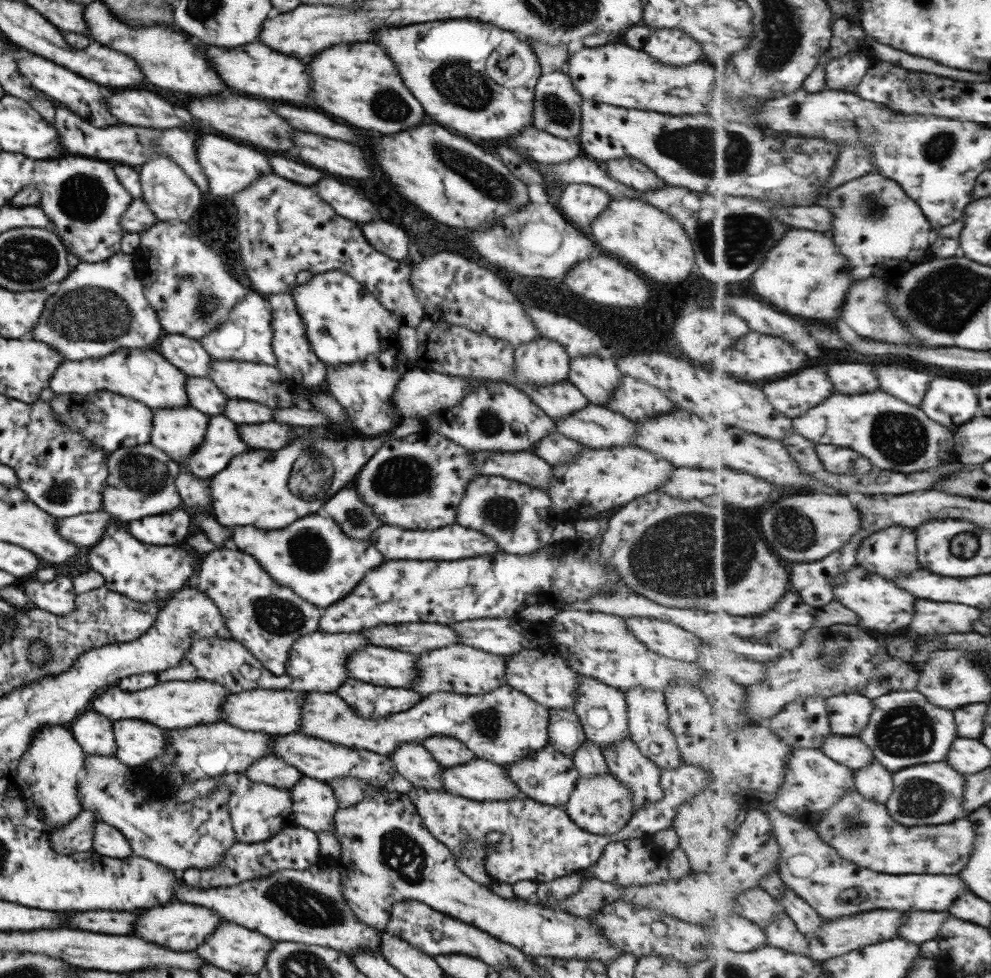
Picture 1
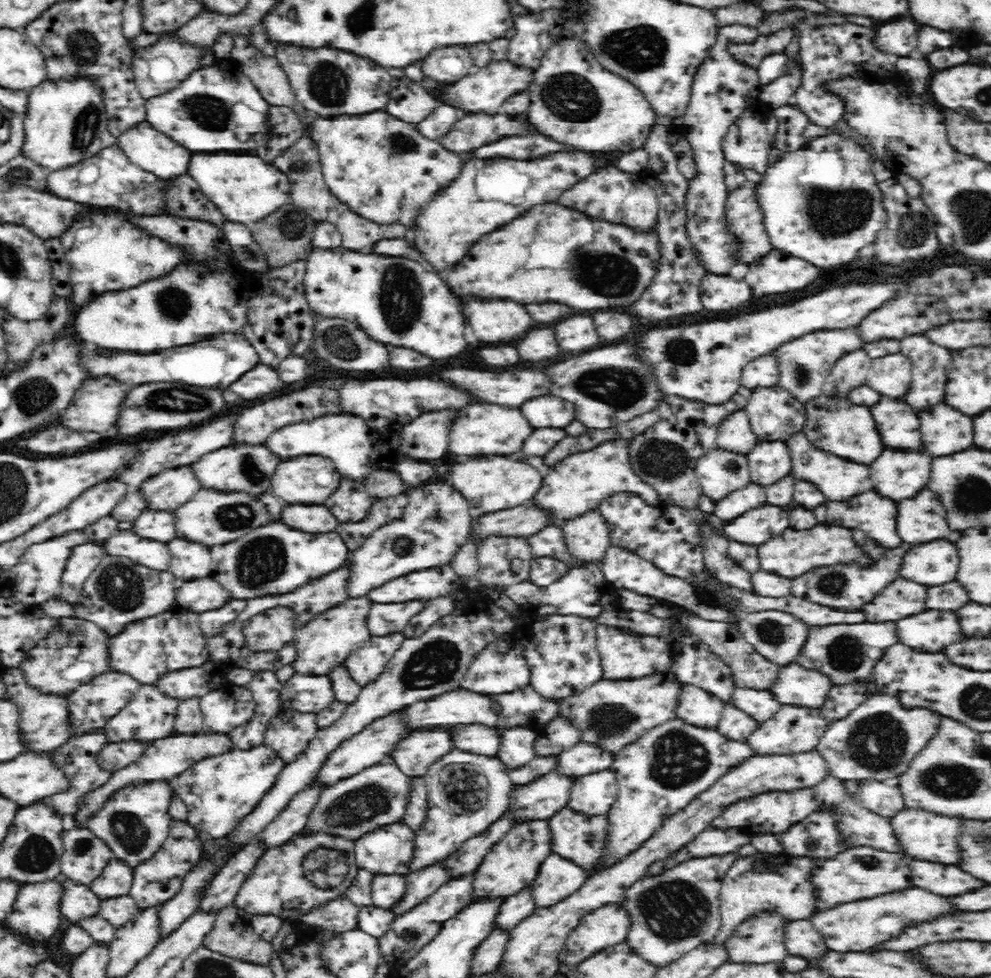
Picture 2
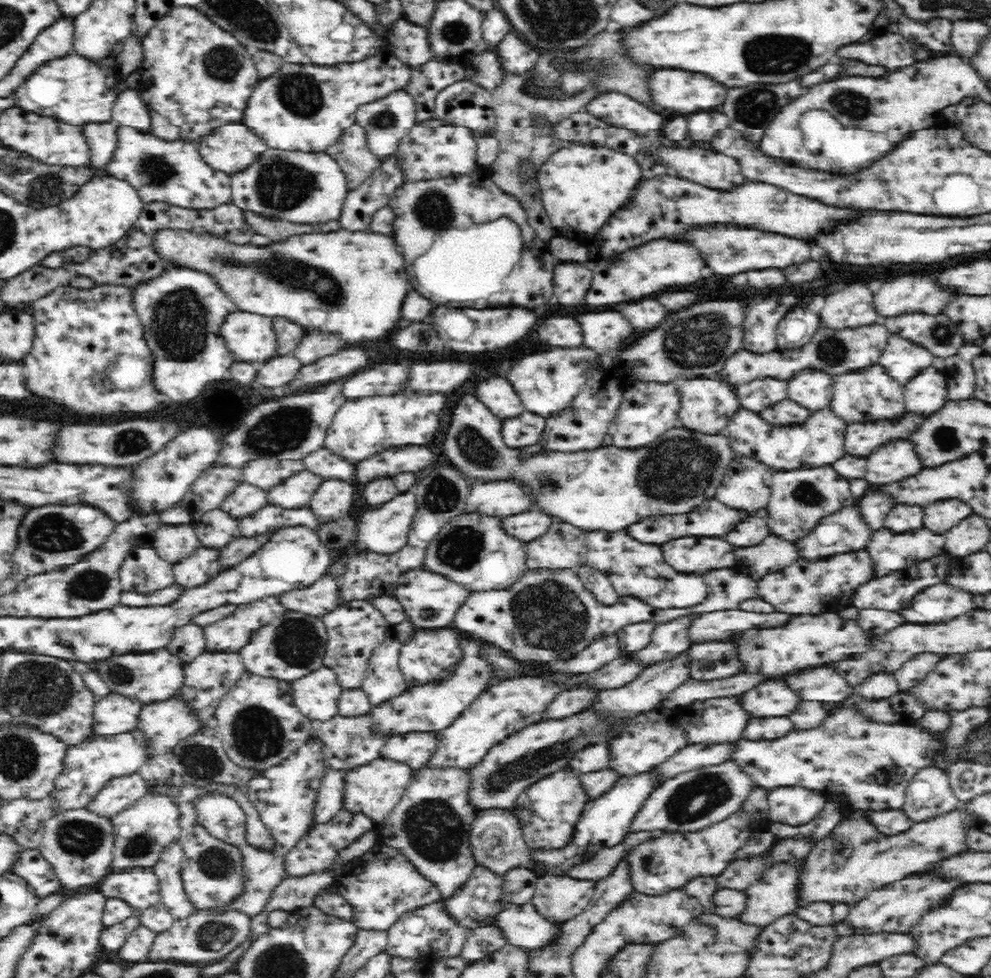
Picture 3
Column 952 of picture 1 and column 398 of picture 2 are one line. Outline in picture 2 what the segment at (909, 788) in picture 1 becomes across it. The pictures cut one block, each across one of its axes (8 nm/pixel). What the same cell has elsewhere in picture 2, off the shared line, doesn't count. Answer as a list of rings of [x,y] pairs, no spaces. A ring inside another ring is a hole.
[[[390,761],[365,768],[351,778],[328,786],[301,834],[326,831],[356,840],[383,825],[402,823],[408,804],[411,803],[415,780],[416,778],[403,772],[399,765]]]

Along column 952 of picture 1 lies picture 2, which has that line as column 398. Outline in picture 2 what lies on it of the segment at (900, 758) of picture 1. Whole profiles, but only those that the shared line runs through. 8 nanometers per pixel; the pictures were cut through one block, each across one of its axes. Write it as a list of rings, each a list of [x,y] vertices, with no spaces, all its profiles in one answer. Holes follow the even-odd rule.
[[[403,710],[392,712],[388,716],[374,720],[362,732],[340,744],[340,747],[328,758],[328,763],[324,764],[319,778],[313,784],[323,782],[325,785],[332,786],[340,780],[359,774],[374,764],[391,761],[400,744],[406,741],[414,731],[409,724],[407,713]]]

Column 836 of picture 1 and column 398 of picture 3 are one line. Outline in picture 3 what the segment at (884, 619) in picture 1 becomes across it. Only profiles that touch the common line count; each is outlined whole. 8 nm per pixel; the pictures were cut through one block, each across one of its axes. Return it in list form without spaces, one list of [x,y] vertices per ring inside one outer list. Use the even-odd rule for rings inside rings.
[[[426,568],[410,570],[400,576],[398,602],[406,611],[409,622],[422,628],[444,628],[453,624],[459,608],[472,596],[472,590],[464,588],[463,584],[450,580],[447,576],[436,574]]]

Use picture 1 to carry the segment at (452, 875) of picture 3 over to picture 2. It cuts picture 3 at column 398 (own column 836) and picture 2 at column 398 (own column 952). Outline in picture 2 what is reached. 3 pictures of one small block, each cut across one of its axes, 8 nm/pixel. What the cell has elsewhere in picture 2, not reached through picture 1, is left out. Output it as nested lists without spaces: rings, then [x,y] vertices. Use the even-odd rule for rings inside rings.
[[[404,822],[383,825],[355,840],[360,868],[375,875],[407,875],[413,866],[416,833]]]

